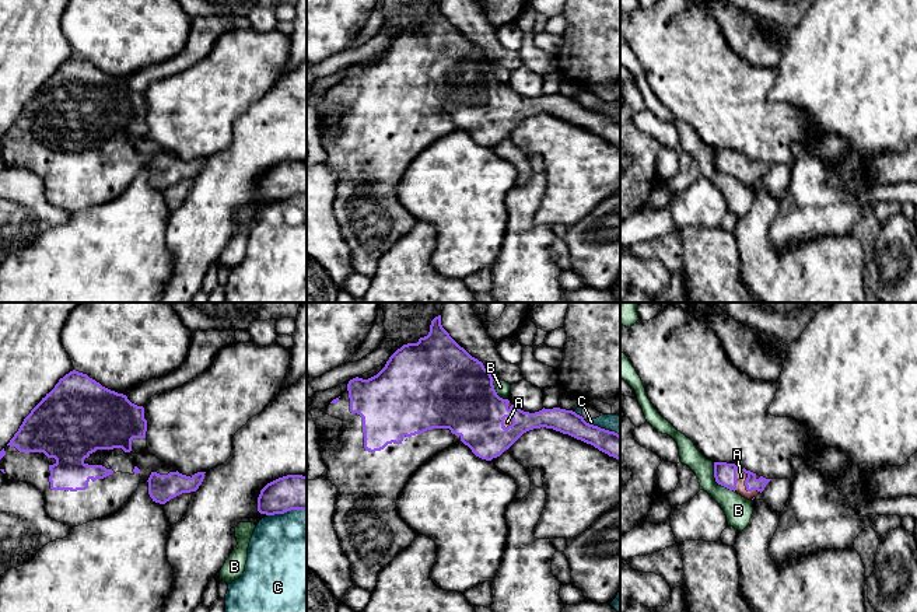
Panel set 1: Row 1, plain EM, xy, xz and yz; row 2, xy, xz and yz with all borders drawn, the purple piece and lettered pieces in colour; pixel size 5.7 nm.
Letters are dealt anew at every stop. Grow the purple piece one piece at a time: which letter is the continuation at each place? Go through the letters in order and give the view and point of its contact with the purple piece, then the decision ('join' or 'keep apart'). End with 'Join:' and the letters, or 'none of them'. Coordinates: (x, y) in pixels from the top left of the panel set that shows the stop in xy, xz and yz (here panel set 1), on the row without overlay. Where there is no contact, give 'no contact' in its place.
A: contact yz (745, 171); join
B: contact yz (716, 167); keep apart
C: contact xy (286, 198); keep apart
Join: A

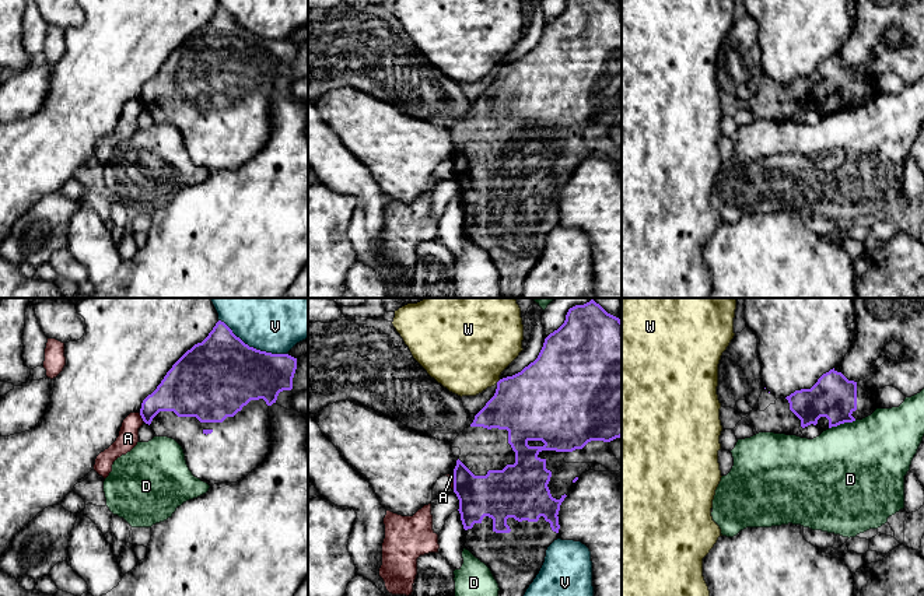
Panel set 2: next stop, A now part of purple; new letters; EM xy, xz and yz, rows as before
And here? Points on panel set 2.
A: contact xy (142, 104); keep apart
D: contact yz (842, 109); keep apart
V: contact xy (252, 34); keep apart
W: contact xz (499, 67); keep apart
Join: none of them

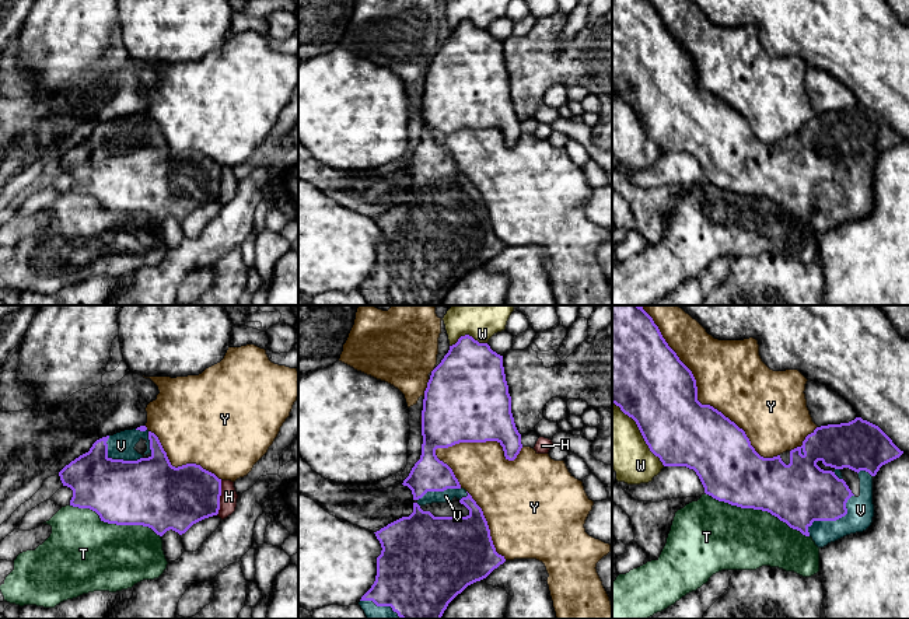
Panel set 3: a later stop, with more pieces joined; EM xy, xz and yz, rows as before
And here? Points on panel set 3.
H: contact xy (219, 184); keep apart
T: contact yz (757, 195); keep apart
V: contact yz (832, 206); join
W: contact yz (640, 118); keep apart
Y: contact yz (698, 87); keep apart
Join: V

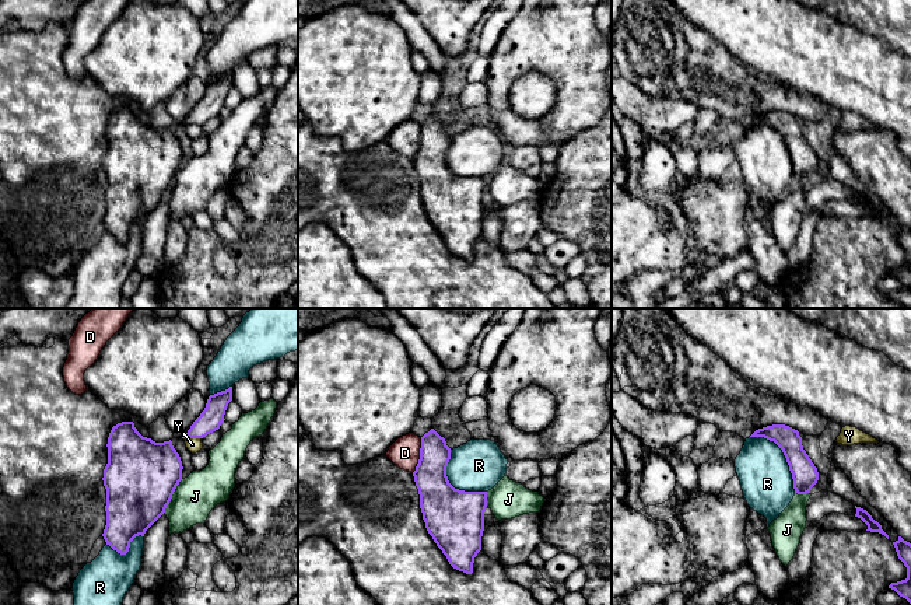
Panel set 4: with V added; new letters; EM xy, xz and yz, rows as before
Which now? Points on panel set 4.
D: contact xz (420, 142); keep apart
J: contact xy (171, 182); keep apart
R: contact yz (784, 140); keep apart
Y: contact xy (192, 123); keep apart
Join: none of them

